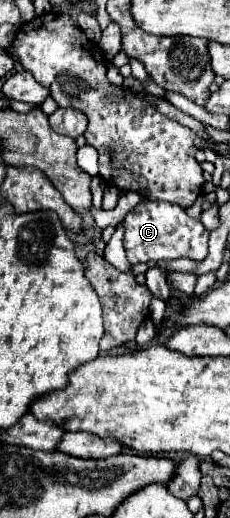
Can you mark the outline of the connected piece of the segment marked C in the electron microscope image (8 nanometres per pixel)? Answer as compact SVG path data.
M151 201L139 203L133 211L129 211L123 219L125 225L125 251L129 263L147 263L159 259L195 259L201 261L207 257L207 241L209 231L203 227L199 219L187 215L187 211L179 205L167 201Z

